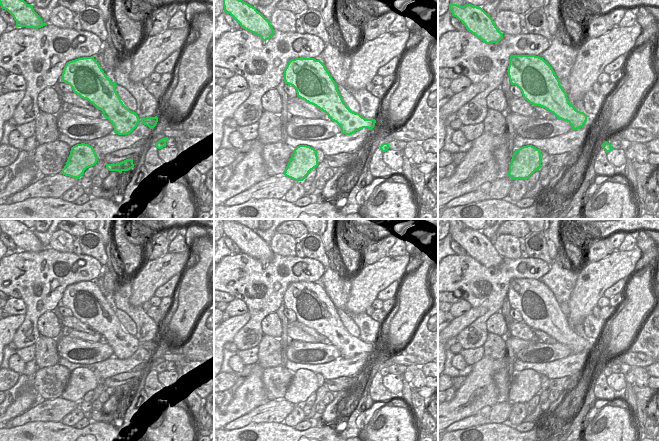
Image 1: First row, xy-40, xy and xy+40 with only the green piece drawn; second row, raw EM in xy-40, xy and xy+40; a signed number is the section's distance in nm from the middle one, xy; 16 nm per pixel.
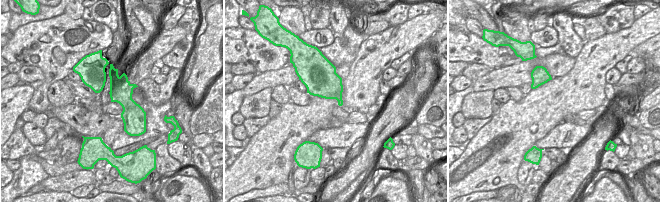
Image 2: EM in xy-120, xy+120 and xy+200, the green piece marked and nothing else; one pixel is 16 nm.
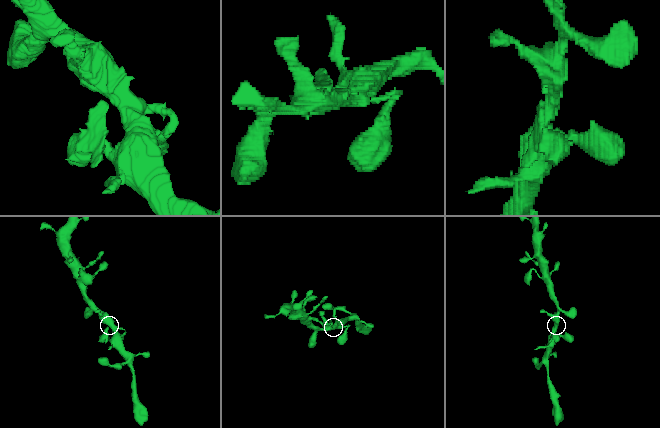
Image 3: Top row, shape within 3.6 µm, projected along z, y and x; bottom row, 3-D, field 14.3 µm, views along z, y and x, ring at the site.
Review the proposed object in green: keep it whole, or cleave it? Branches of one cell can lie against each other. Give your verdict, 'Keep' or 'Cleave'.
Keep

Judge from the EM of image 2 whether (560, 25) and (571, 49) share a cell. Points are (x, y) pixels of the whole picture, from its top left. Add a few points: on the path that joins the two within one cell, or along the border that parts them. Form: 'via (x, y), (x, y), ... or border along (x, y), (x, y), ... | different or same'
via (565, 31), (571, 43) | same

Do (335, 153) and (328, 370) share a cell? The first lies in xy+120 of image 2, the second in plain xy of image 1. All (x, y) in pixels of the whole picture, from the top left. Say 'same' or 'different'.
different

